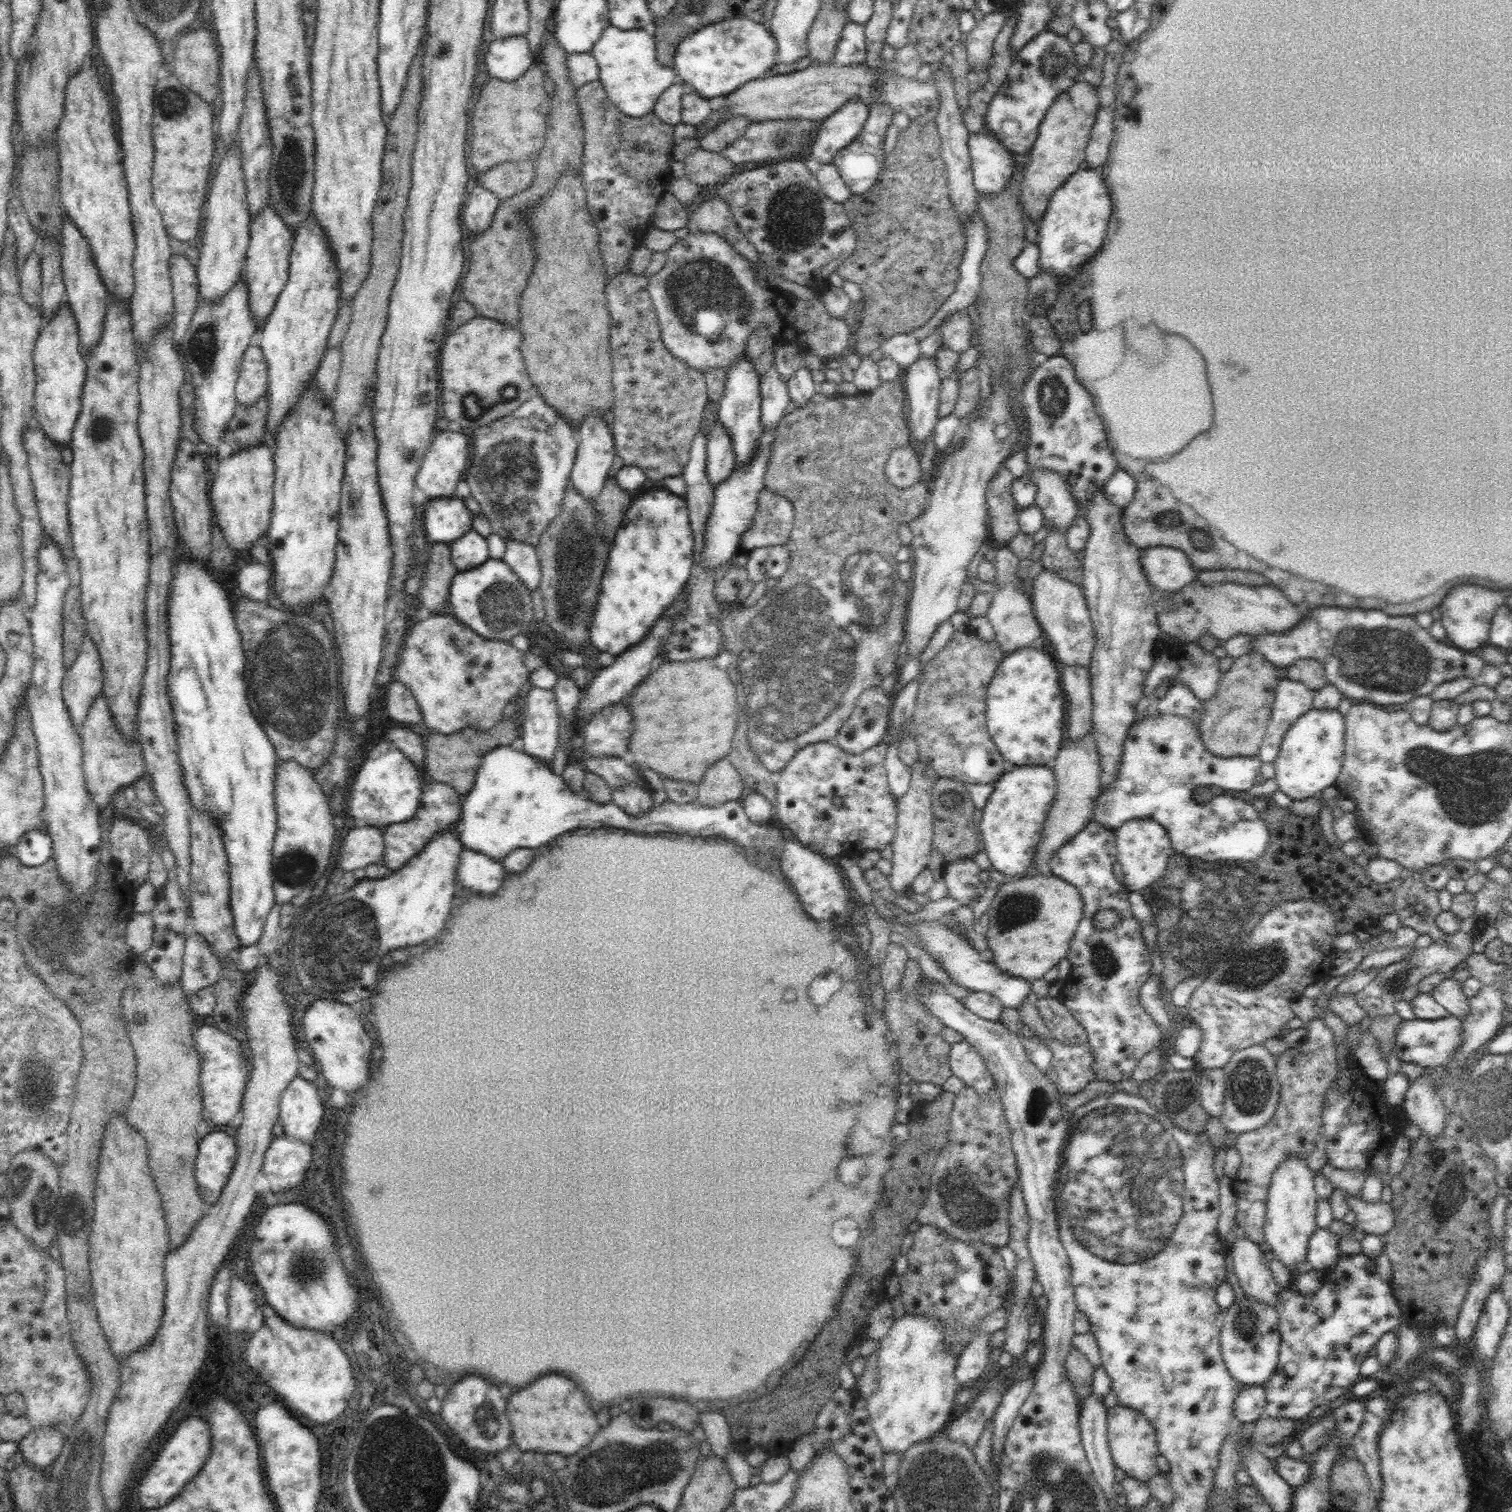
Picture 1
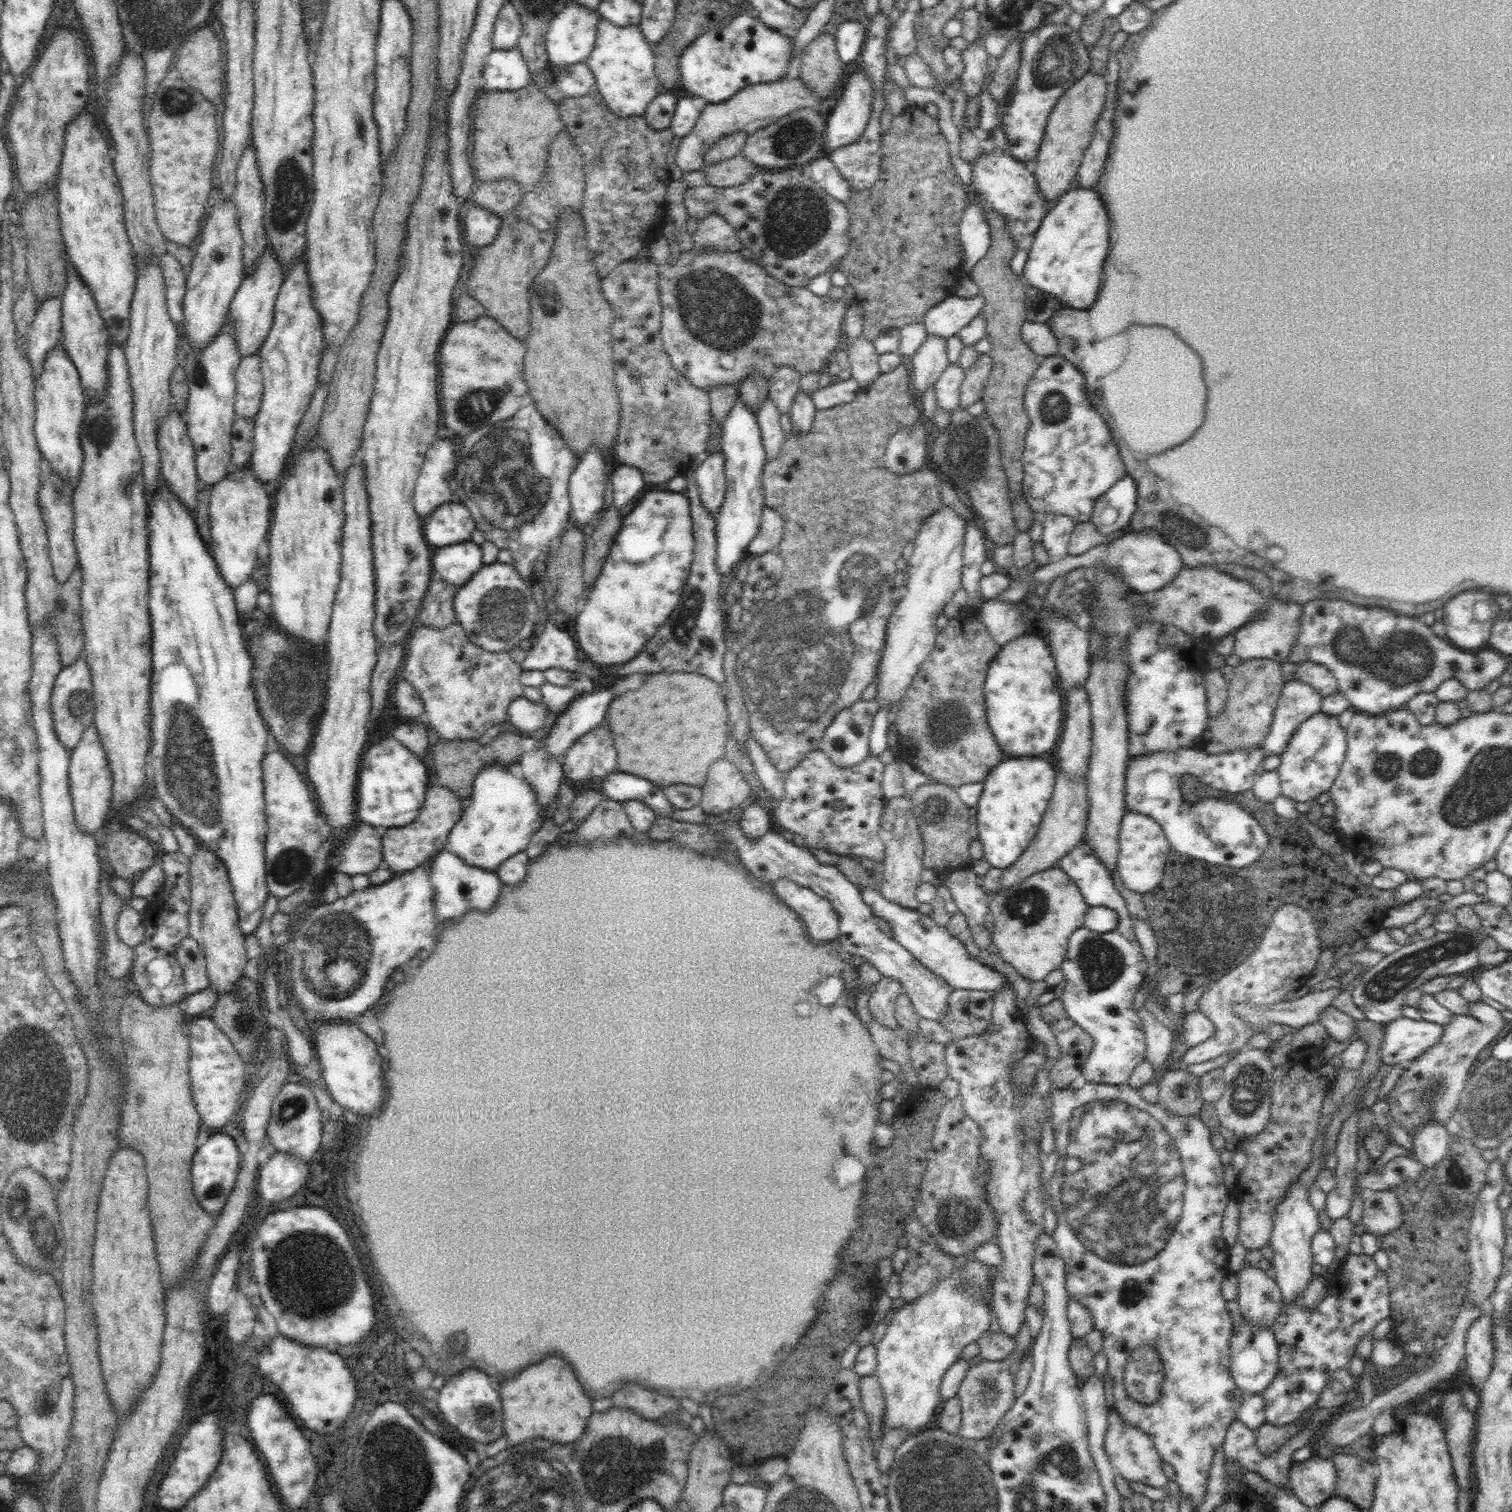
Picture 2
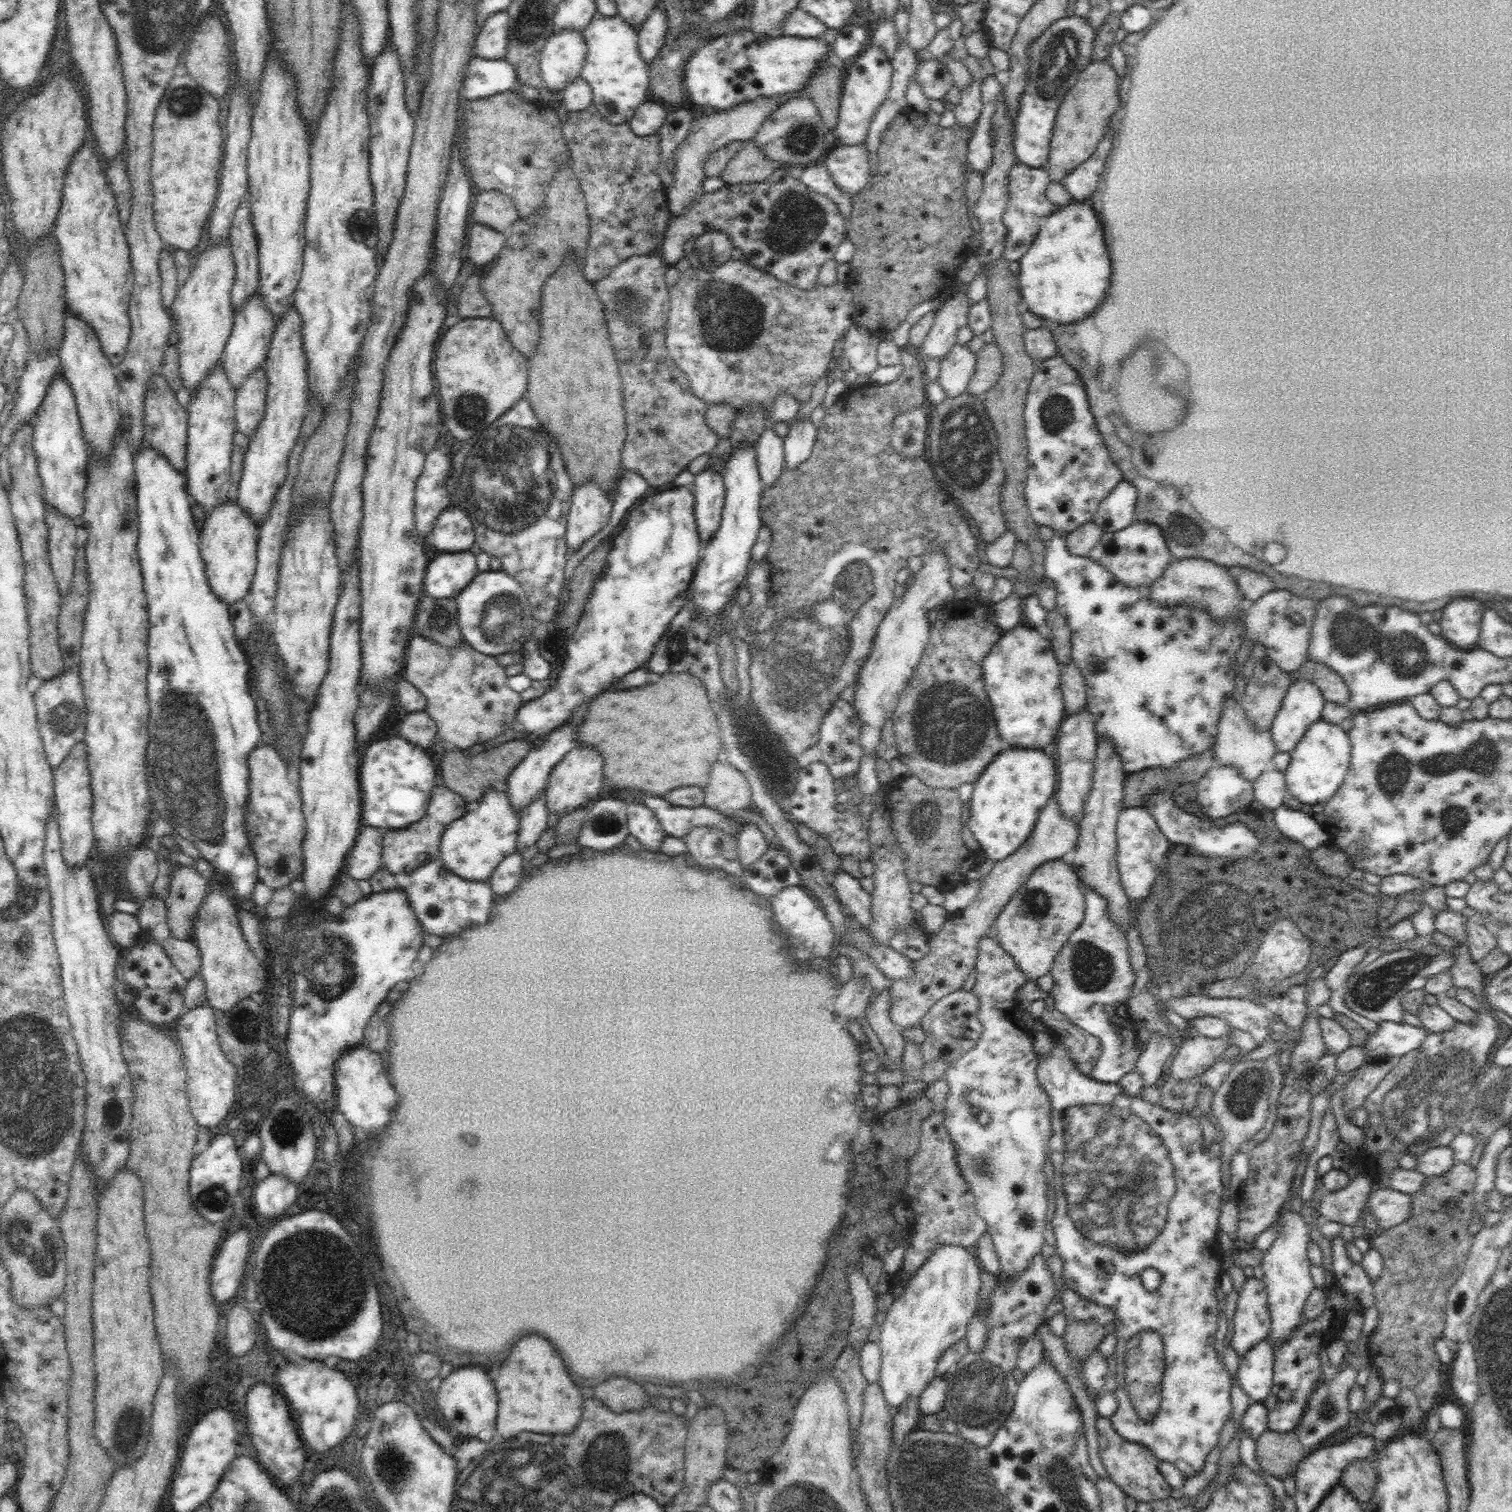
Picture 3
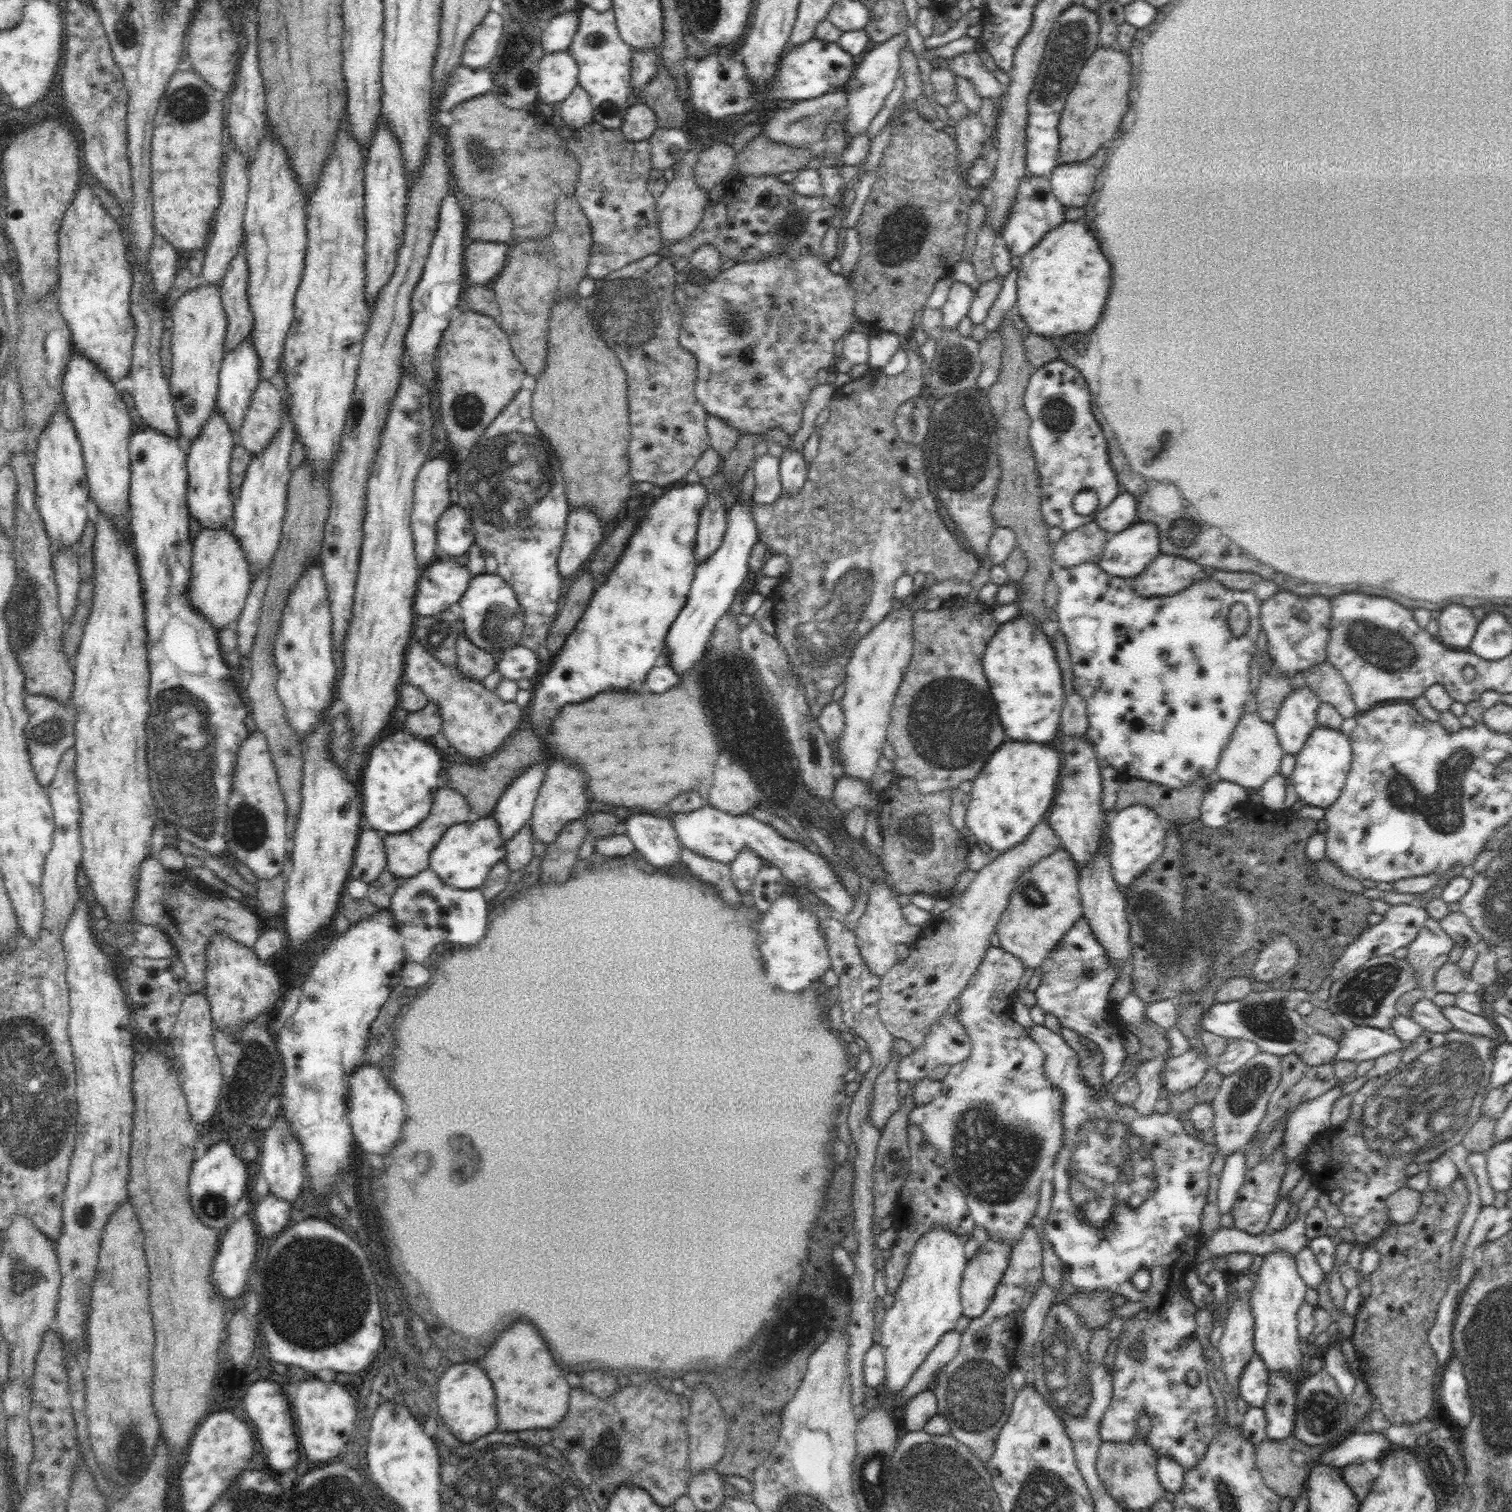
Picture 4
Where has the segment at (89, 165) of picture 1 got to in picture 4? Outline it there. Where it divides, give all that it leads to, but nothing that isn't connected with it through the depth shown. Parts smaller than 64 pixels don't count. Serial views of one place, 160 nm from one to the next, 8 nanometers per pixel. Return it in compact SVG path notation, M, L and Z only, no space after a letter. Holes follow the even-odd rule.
M80 182L76 196L68 205L59 228L59 284L55 293L58 297L59 312L71 331L73 349L84 353L88 359L95 362L114 385L131 371L136 336L136 324L130 309L133 269L128 260L127 249L118 222L104 210L96 193L92 192L85 182Z

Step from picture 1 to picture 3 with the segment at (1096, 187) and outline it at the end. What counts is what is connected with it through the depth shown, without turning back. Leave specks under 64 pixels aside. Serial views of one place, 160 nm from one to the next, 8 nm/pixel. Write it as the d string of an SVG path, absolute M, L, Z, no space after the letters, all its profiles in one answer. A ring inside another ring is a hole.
M1091 197L1083 202L1073 201L1061 206L1059 210L1050 216L1045 216L1039 222L1040 230L1036 235L1028 252L1019 260L1021 298L1027 304L1028 309L1042 317L1046 324L1070 325L1083 321L1104 300L1108 288L1110 288L1110 258L1106 252L1101 222L1092 206Z

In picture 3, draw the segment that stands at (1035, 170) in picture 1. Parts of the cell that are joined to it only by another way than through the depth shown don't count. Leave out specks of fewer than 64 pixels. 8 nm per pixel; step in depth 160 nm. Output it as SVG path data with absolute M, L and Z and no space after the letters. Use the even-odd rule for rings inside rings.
M1093 60L1080 72L1074 86L1064 96L1055 118L1049 159L1044 166L1052 181L1060 183L1073 168L1079 167L1094 154L1110 125L1112 115L1122 104L1116 94L1121 81L1115 68L1107 60Z

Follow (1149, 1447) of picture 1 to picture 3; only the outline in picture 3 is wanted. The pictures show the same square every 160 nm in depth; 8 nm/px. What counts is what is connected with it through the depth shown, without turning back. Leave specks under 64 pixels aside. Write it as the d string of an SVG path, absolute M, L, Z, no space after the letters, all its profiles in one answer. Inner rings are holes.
M1098 1416L1096 1430L1098 1432L1099 1453L1102 1464L1109 1478L1125 1492L1126 1499L1131 1498L1136 1502L1152 1503L1155 1500L1170 1497L1172 1488L1159 1469L1160 1460L1152 1454L1147 1446L1124 1440L1115 1431L1115 1428L1112 1428L1110 1418Z

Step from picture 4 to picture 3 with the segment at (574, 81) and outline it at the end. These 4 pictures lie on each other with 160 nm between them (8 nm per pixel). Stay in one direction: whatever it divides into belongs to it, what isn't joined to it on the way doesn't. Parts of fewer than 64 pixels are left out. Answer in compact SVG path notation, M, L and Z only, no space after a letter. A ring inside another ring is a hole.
M565 28L554 32L540 53L542 85L552 92L560 91L580 76L586 58L586 43L580 30Z

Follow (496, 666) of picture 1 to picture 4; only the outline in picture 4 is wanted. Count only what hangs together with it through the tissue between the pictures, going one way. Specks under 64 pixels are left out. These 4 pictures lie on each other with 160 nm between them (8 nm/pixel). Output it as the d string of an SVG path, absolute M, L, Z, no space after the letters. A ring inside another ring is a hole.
M414 636L409 641L405 656L404 681L419 688L434 704L439 706L443 729L440 742L448 744L454 752L468 758L482 758L496 752L496 748L510 736L522 719L522 711L514 701L502 700L497 691L486 688L481 682L464 676L454 666L442 664L417 641Z

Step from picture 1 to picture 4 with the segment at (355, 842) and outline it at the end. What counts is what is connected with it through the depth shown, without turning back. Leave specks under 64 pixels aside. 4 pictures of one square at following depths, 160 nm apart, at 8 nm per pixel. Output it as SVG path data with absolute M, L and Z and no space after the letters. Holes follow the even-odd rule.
M376 830L359 832L358 844L355 848L353 865L349 876L364 882L374 882L387 868L384 834Z

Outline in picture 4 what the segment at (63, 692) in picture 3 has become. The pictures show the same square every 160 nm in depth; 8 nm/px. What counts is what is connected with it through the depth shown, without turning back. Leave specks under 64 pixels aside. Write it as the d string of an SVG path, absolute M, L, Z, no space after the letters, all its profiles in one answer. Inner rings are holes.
M25 692L23 697L29 714L25 726L25 735L30 764L38 782L46 791L53 781L62 755L68 748L74 746L77 710L71 701L69 701L69 704L63 704L63 702L59 702L59 700L51 698L51 696L44 696L43 694L28 694Z

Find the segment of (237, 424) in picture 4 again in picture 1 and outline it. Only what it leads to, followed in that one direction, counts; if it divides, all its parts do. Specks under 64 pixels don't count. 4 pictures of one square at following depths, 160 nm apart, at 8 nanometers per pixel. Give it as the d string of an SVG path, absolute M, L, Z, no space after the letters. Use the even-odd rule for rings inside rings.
M271 198L258 216L252 217L249 226L249 247L247 265L243 278L247 284L250 311L254 314L254 321L258 328L264 326L269 314L274 311L278 295L283 291L289 277L289 254L292 250L293 228L287 226L279 212L271 204Z

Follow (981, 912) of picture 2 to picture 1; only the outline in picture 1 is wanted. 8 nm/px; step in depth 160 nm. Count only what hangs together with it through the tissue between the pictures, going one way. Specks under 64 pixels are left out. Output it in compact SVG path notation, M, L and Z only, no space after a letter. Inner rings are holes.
M959 858L944 865L942 876L948 895L960 904L971 906L978 894L976 886L980 884L981 869L972 858Z

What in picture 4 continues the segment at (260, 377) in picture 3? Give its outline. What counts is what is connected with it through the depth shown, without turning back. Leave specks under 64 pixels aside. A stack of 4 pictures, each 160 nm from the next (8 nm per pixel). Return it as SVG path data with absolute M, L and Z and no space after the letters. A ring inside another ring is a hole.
M259 381L250 408L244 417L236 439L253 456L264 453L268 442L281 426L281 393L268 381Z

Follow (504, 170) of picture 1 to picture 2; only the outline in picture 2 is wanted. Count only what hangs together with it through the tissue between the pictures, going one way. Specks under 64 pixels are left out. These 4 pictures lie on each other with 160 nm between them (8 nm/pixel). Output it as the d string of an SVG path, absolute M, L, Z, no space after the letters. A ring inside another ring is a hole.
M511 178L479 182L478 190L471 195L473 204L499 216L505 216L524 195L520 185Z

